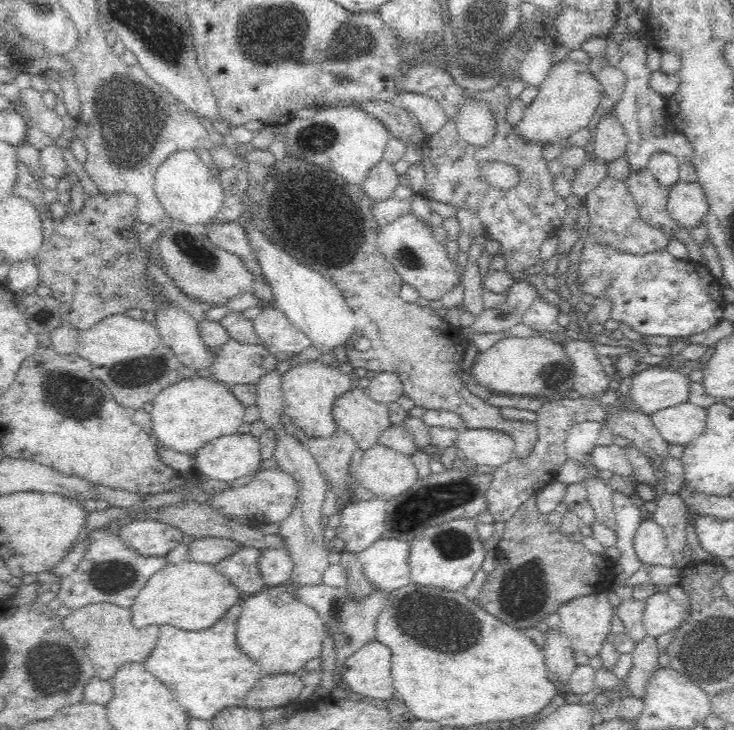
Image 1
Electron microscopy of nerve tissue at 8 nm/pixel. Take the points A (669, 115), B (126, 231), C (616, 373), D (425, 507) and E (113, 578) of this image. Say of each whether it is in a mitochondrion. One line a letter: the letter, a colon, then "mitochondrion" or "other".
A: other
B: other
C: other
D: mitochondrion
E: mitochondrion

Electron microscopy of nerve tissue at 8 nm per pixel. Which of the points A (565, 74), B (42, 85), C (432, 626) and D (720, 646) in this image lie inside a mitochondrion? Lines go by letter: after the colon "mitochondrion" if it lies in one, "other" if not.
A: other
B: other
C: mitochondrion
D: mitochondrion

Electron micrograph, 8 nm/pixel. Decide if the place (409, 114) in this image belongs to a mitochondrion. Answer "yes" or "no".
no

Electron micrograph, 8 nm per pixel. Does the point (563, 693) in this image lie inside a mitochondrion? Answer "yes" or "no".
no

